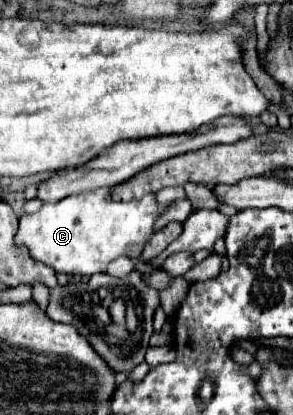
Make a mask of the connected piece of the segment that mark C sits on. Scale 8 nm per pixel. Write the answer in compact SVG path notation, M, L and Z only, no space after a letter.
M92 190L68 196L56 204L44 204L34 214L20 218L16 232L16 246L28 248L28 254L52 266L56 272L74 276L92 276L106 270L106 266L126 254L126 248L138 242L150 242L154 234L154 222L162 216L158 212L156 196L146 194L140 200L114 202L104 196L108 190Z

